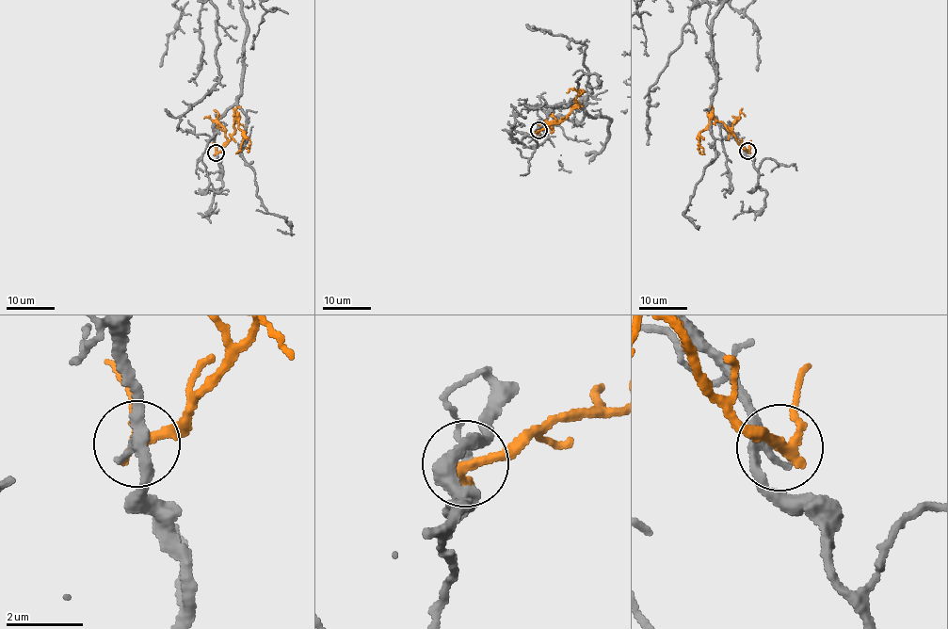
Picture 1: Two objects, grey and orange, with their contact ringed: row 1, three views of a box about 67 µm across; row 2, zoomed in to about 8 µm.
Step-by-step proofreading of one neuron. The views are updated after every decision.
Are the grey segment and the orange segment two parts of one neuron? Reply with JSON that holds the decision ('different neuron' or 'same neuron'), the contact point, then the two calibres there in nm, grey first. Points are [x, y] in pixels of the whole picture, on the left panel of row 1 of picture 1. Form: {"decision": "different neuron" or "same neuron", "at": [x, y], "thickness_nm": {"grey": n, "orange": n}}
{"decision": "different neuron", "at": [216, 153], "thickness_nm": {"grey": 260, "orange": 240}}

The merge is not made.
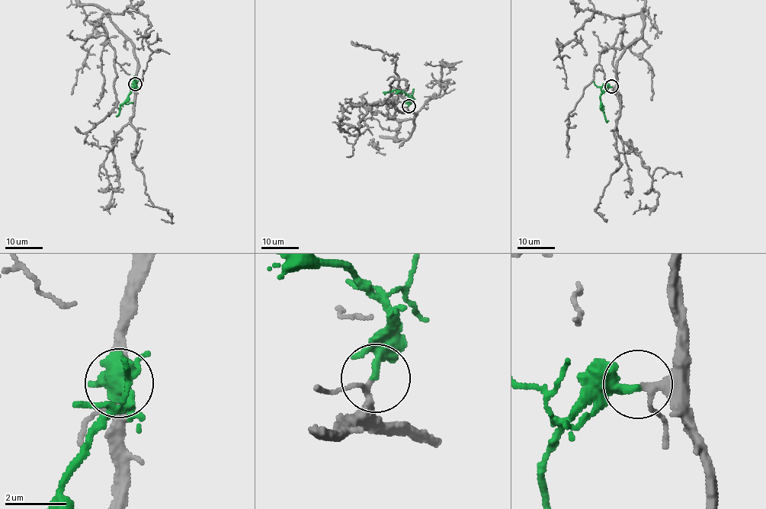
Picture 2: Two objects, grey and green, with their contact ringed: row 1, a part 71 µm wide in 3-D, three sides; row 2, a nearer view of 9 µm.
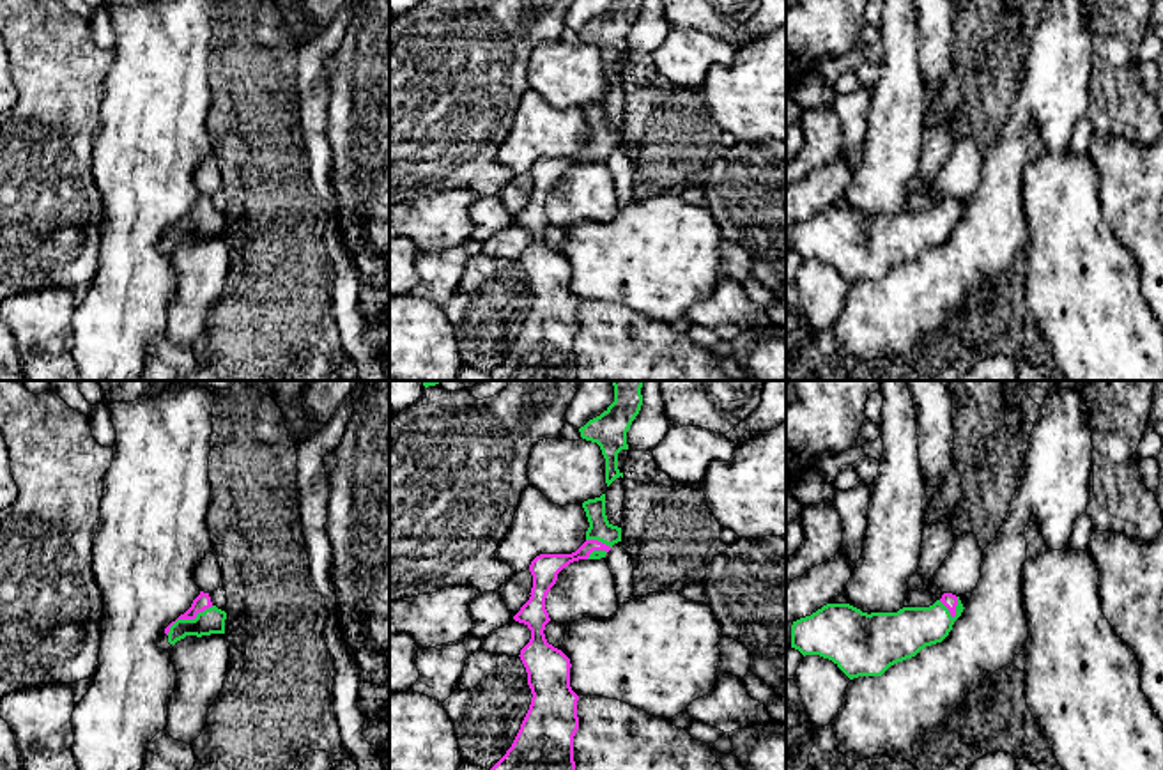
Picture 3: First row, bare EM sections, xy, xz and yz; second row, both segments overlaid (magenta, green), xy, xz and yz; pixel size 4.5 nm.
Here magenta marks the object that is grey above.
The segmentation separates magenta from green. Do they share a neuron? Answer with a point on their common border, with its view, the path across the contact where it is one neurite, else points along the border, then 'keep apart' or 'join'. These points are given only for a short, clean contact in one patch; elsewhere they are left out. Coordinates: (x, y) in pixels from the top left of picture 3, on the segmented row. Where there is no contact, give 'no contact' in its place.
xy (188, 618) | across xy (202, 602), (188, 618), (211, 620) | join

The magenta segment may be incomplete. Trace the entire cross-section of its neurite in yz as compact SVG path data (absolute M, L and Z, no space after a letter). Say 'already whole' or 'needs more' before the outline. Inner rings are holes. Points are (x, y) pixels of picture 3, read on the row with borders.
needs more | M943 593L929 607L862 612L850 604L827 604L791 625L791 648L832 660L850 680L882 676L890 666L942 643L963 612L959 597Z

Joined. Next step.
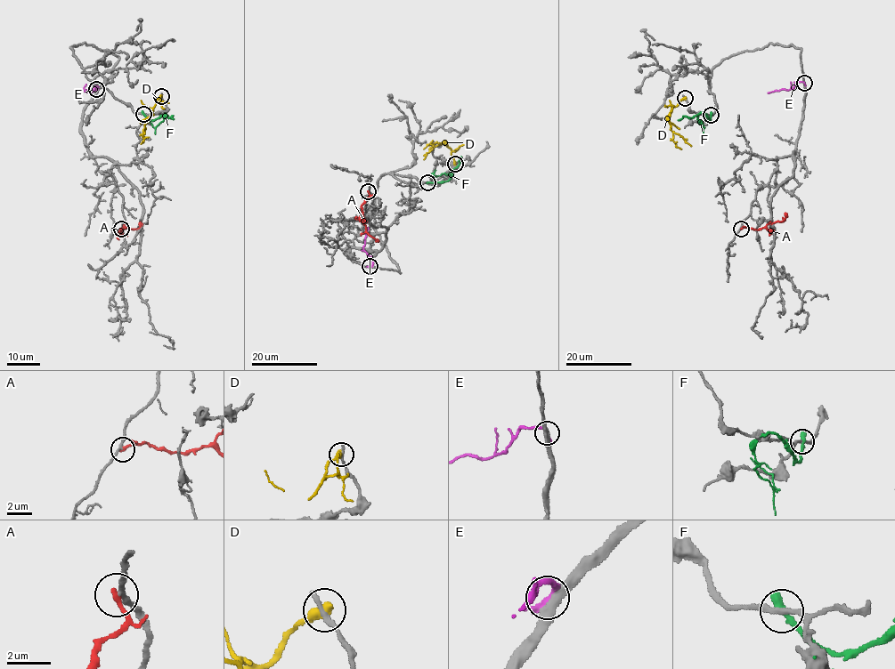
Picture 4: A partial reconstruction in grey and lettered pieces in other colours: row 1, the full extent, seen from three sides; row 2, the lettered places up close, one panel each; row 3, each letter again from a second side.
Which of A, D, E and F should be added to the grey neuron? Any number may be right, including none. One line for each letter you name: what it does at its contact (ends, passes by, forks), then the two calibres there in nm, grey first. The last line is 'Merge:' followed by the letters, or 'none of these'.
Merge: none of these

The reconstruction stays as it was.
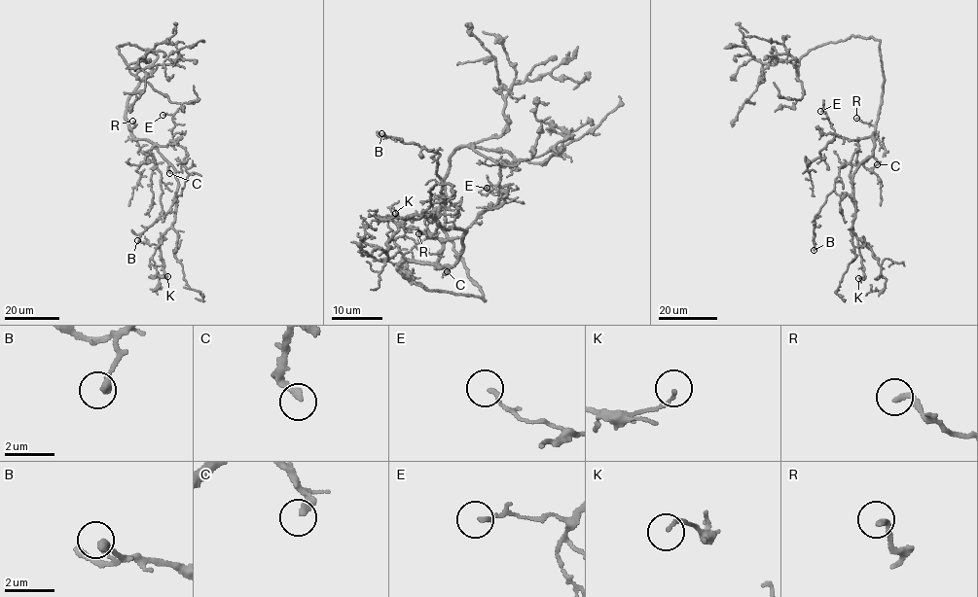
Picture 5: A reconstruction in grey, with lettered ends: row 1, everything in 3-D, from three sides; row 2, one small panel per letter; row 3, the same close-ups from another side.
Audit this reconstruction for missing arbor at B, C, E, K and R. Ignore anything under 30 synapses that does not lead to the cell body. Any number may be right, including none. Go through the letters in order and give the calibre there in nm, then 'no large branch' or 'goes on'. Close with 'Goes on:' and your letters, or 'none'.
B: 280 nm thick; no large branch
C: 280 nm thick; goes on
E: 150 nm thick; no large branch
K: 130 nm thick; no large branch
R: 240 nm thick; no large branch
Goes on: C

